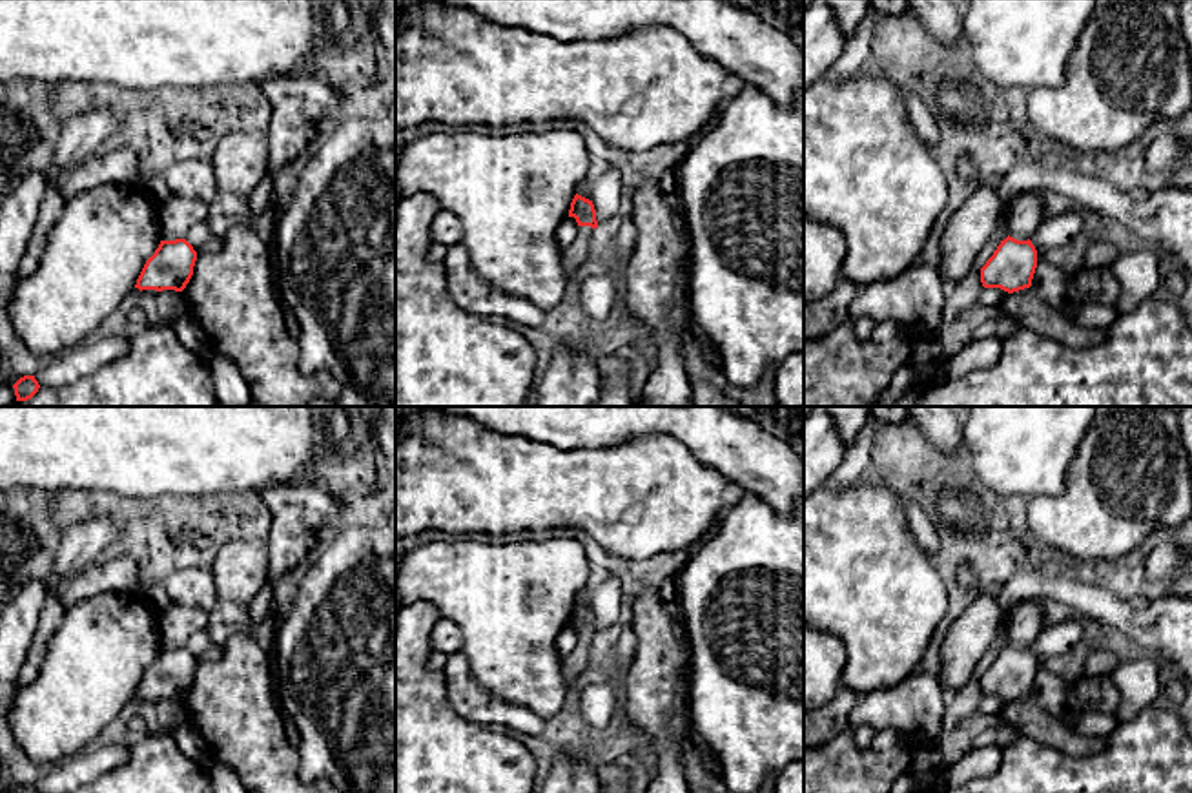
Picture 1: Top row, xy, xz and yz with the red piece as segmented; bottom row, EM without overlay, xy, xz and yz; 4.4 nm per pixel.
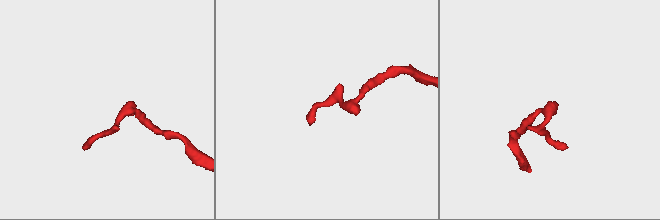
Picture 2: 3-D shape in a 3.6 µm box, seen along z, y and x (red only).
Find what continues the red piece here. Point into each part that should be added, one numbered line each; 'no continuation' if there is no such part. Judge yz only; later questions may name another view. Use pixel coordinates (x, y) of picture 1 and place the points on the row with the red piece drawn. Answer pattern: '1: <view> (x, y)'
no continuation

